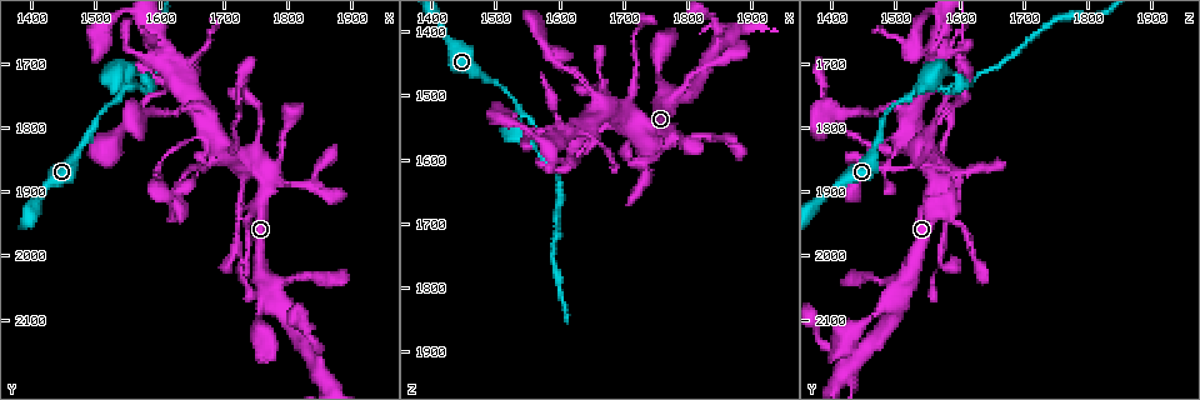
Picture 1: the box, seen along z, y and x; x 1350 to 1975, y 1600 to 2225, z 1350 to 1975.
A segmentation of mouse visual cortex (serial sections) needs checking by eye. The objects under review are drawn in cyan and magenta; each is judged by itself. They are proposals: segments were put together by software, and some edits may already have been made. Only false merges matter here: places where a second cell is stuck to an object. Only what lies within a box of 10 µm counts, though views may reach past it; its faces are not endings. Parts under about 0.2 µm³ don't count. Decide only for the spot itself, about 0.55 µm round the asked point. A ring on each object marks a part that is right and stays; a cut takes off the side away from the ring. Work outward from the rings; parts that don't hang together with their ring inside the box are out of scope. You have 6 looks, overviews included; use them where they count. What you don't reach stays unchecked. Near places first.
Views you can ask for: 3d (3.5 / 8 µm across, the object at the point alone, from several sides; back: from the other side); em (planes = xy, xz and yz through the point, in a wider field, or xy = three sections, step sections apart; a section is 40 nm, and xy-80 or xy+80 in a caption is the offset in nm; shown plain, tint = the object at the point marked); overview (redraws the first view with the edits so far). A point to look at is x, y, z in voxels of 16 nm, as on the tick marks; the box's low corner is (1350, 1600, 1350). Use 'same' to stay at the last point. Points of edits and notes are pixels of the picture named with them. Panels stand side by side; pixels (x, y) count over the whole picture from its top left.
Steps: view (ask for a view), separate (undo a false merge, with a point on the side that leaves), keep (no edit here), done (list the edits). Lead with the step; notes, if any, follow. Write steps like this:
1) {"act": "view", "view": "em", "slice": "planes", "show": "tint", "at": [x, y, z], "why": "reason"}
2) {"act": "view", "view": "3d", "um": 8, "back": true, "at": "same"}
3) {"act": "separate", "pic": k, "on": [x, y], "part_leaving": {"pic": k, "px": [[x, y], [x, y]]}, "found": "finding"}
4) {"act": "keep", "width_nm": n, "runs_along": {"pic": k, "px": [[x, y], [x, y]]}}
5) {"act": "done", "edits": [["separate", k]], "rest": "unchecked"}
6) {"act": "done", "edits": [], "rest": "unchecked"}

{"act": "view", "view": "3d", "um": 3.5, "at": [1840, 2160, 1425], "why": "two arms at a narrow angle"}

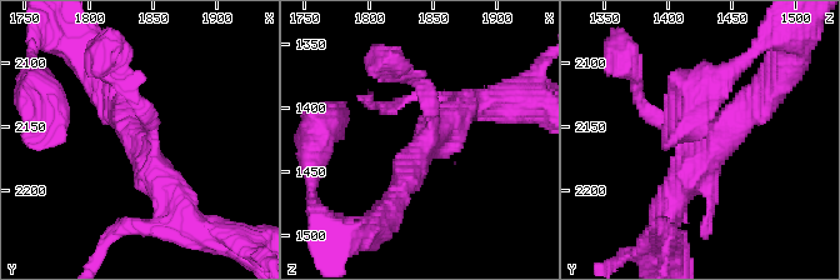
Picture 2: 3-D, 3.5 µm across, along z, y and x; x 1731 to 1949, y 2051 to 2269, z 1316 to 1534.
{"act": "keep", "runs_along": {"pic": 2, "px": [[759, 93], [704, 146], [666, 215]]}, "found": "one cell here"}

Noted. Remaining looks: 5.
{"act": "view", "view": "3d", "um": 3.5, "at": [1545, 1740, 1525], "why": "calibre changes"}

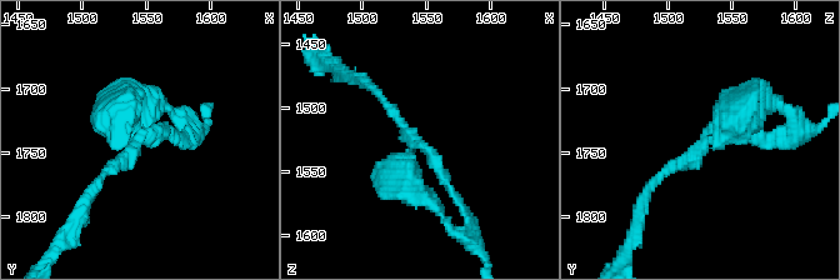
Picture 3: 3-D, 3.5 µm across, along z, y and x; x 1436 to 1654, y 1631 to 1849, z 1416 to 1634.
{"act": "view", "view": "em", "slice": "planes", "show": "tint", "at": [1542, 1744, 1528]}

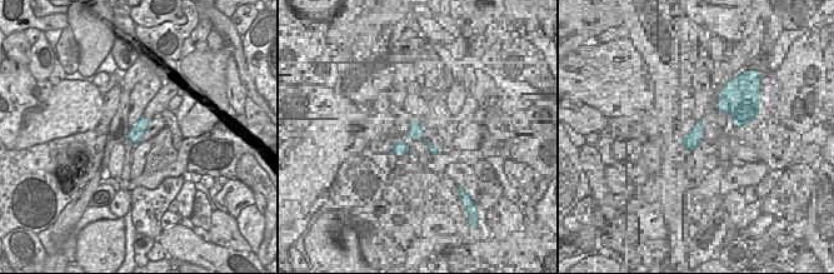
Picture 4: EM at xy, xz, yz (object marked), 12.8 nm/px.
{"act": "view", "view": "em", "slice": "xy", "step": 5, "show": "tint", "at": "same", "why": "another direction"}

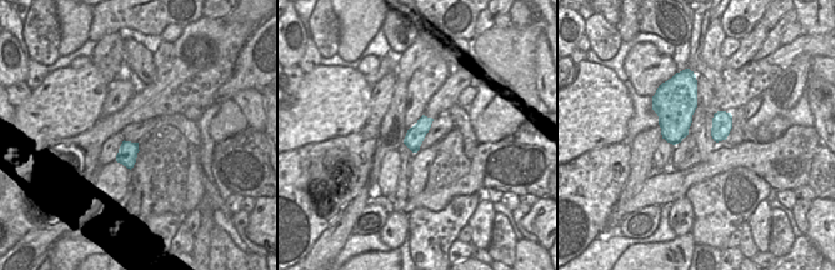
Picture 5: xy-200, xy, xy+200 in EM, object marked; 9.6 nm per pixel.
{"act": "keep", "width_nm": 180, "runs_along": {"pic": 3, "px": [[650, 185], [759, 104]]}, "found": "one cell here"}

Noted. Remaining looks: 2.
{"act": "view", "view": "3d", "um": 3.5, "at": [1765, 1870, 1570], "why": "abrupt turn"}

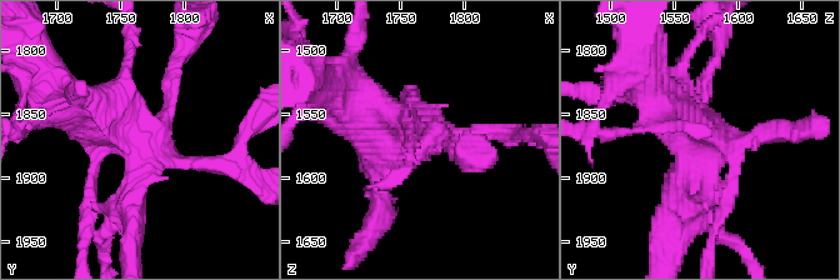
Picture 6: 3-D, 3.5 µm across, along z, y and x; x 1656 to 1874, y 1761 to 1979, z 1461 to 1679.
{"act": "view", "view": "em", "slice": "xy", "step": 3, "show": "tint", "at": [1770, 1874, 1568], "why": "shape alone is not enough"}

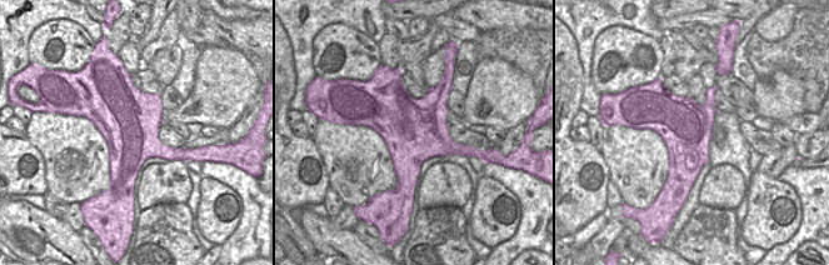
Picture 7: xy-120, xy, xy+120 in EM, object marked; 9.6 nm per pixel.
{"act": "keep", "runs_along": {"pic": 6, "px": [[133, 223], [144, 145], [83, 103]]}, "found": "all the same cell"}

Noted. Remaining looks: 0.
{"act": "done", "edits": [], "rest": "unchecked"}

